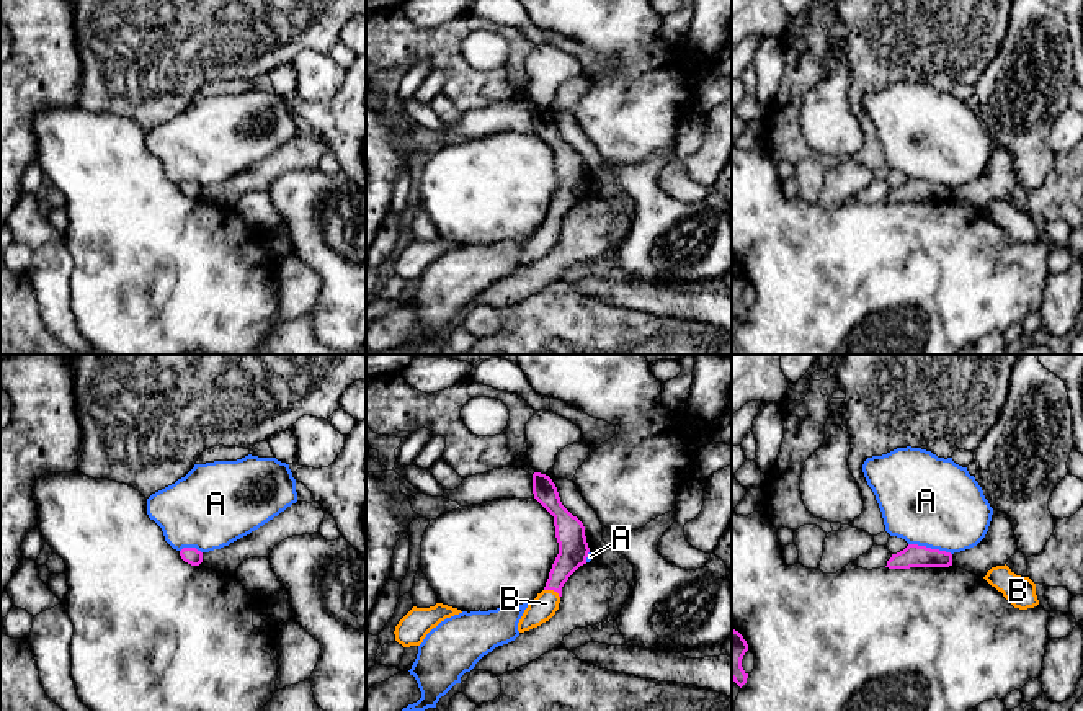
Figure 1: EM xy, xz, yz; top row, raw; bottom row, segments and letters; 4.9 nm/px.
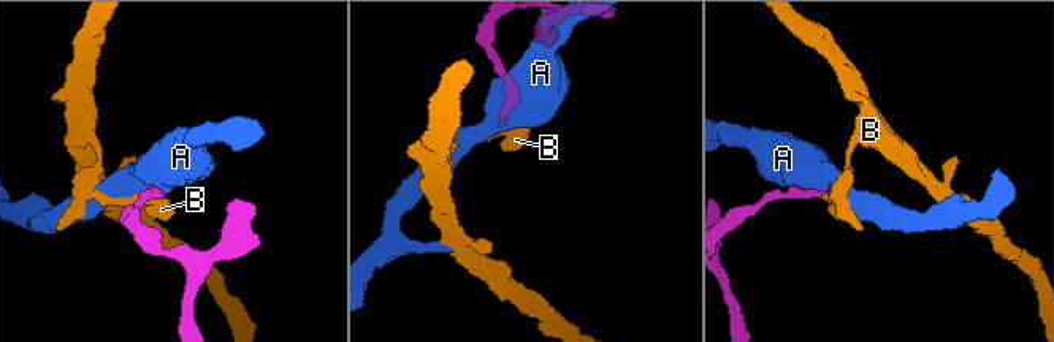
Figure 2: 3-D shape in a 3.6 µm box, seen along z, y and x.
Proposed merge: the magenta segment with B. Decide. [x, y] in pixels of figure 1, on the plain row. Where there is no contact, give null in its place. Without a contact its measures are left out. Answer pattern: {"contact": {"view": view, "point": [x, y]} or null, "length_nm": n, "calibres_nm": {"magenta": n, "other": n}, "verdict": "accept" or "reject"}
{"contact": {"view": "xz", "point": [552, 223]}, "length_nm": 90, "calibres_nm": {"magenta": 150, "other": 120}, "verdict": "accept"}

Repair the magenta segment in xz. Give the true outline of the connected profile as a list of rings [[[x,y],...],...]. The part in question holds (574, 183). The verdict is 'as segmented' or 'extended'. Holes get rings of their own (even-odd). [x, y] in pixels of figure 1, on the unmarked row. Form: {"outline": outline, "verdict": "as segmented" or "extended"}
{"outline": [[[534,106],[533,127],[554,150],[559,188],[552,198],[544,224],[528,237],[521,250],[518,257],[519,266],[537,262],[555,248],[564,217],[580,199],[586,198],[590,186],[583,157],[562,139],[552,113],[546,108]]], "verdict": "extended"}

